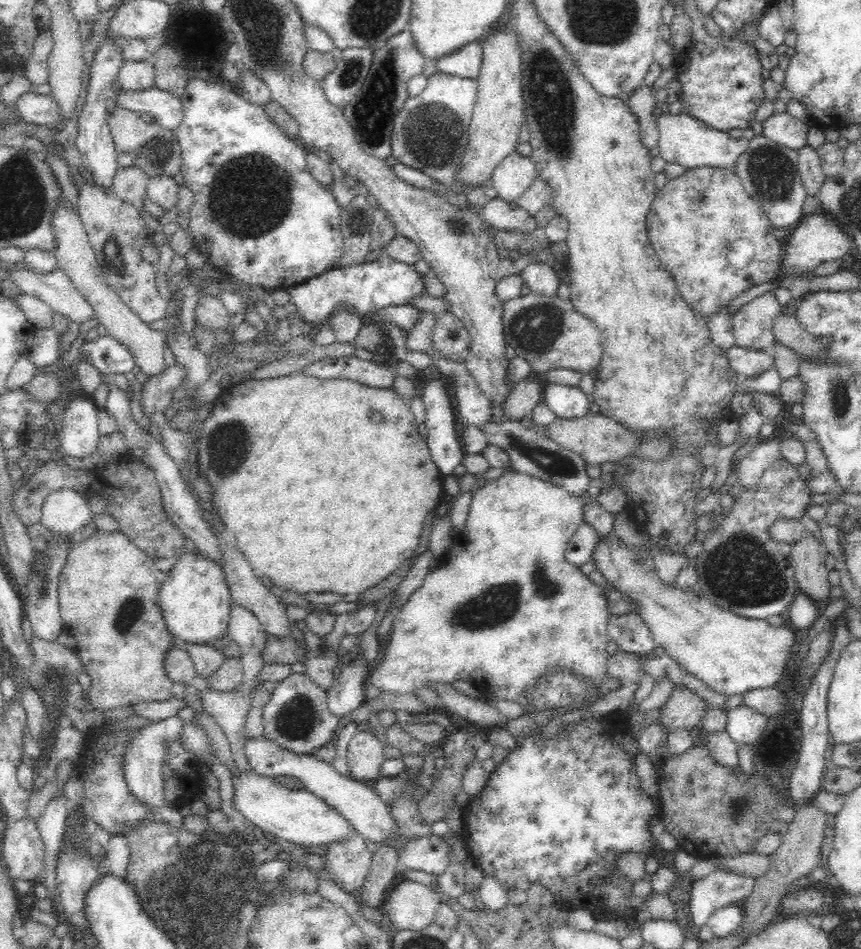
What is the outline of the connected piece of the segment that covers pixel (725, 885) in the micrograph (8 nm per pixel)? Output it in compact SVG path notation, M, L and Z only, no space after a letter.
M714 870L710 876L700 878L700 880L691 881L690 885L690 912L692 914L692 922L696 928L707 924L709 916L720 907L734 905L736 902L744 900L754 888L755 878L753 876L745 876L732 870Z

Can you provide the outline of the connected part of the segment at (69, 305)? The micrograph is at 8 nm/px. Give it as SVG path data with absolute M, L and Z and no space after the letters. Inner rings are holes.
M16 268L6 272L22 293L46 302L56 317L70 318L79 325L96 317L90 303L63 270L56 268L46 274L36 274L26 268Z

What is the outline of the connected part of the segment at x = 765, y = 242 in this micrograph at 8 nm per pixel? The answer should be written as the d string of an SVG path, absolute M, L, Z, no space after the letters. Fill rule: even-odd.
M734 168L686 169L681 176L670 179L659 189L646 216L648 242L672 275L680 296L698 316L706 320L727 308L730 300L734 300L742 292L757 284L776 281L776 276L781 270L782 246L774 235L774 229L775 226L772 226L765 210L745 191ZM740 238L750 240L754 248L752 260L744 268L734 267L728 258L728 248L732 246L732 242Z

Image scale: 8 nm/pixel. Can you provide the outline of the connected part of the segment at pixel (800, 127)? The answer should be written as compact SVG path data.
M774 112L762 122L762 135L776 144L786 145L792 150L802 150L807 145L807 137L811 126L796 119L789 113Z

